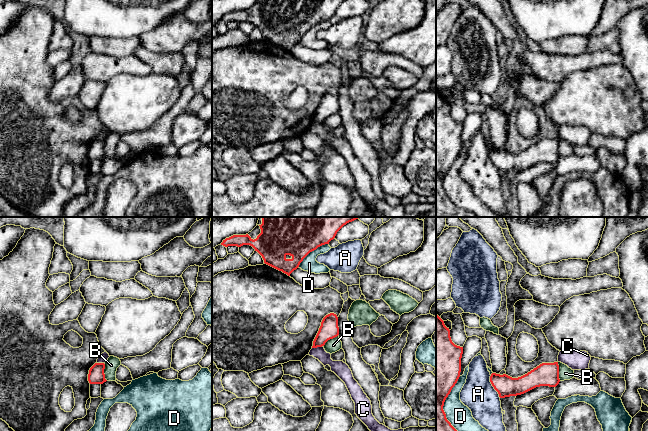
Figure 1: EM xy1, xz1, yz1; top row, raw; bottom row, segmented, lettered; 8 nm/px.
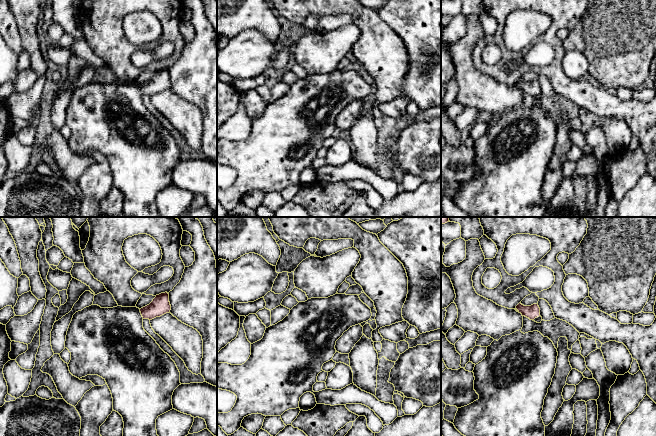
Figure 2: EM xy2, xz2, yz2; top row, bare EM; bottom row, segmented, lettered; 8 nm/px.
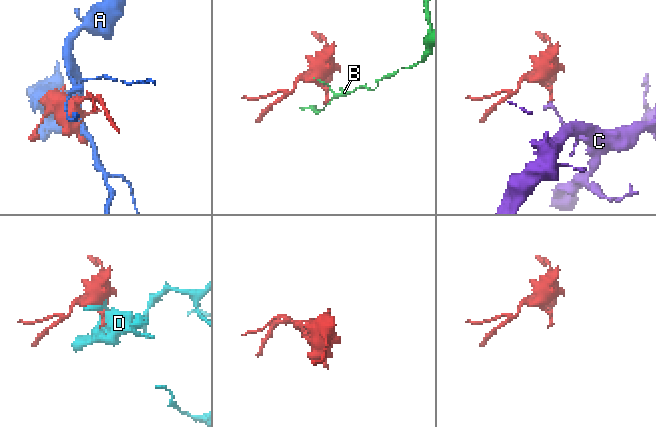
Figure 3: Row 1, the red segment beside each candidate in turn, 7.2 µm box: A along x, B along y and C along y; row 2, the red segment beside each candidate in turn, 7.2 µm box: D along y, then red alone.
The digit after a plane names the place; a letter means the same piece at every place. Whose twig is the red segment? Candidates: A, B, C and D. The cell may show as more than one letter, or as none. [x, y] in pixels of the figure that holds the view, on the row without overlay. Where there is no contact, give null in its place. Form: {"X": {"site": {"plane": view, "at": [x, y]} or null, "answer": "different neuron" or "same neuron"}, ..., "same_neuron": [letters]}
{"A": {"site": {"plane": "yz1", "at": [492, 161]}, "answer": "different neuron"}, "B": {"site": {"plane": "yz1", "at": [558, 147]}, "answer": "different neuron"}, "C": {"site": {"plane": "xz1", "at": [317, 122]}, "answer": "different neuron"}, "D": {"site": {"plane": "xz1", "at": [312, 26]}, "answer": "different neuron"}, "same_neuron": []}

